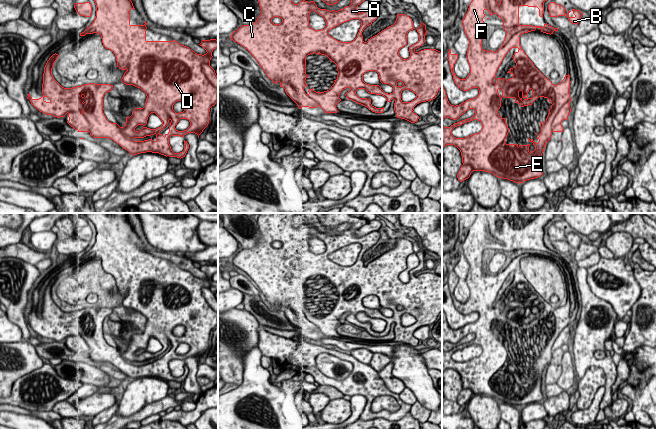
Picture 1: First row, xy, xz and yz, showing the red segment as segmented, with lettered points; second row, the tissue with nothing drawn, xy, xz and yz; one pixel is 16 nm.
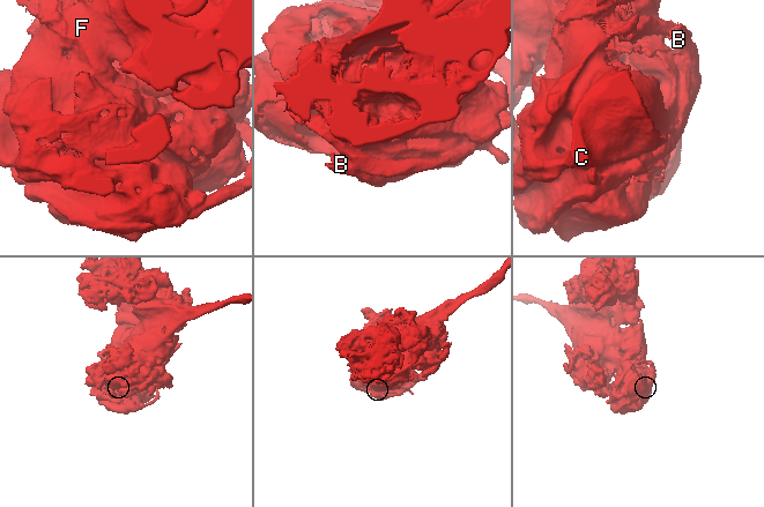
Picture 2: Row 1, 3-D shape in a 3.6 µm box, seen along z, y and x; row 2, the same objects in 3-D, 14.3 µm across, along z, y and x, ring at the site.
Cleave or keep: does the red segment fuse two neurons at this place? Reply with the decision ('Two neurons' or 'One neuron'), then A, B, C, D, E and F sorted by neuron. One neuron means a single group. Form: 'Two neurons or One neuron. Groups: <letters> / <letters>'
Two neurons. Groups: A C D E F / B

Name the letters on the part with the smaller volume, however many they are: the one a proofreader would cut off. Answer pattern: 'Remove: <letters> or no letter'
Remove: B

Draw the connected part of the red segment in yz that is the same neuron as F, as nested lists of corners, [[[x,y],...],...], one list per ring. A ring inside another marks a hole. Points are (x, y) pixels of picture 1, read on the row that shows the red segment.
[[[472,0],[462,23],[464,32],[469,39],[467,60],[470,73],[465,79],[460,79],[454,73],[454,64],[458,54],[448,51],[448,61],[455,84],[463,91],[477,88],[477,97],[468,99],[459,105],[451,105],[446,91],[442,86],[442,120],[446,117],[457,120],[469,109],[474,109],[475,114],[468,119],[454,123],[450,127],[442,125],[442,150],[446,145],[457,147],[462,156],[463,165],[471,165],[474,171],[492,173],[498,178],[508,179],[515,183],[535,179],[543,175],[541,158],[545,146],[553,132],[563,132],[561,123],[552,125],[560,108],[571,100],[570,75],[554,85],[546,78],[525,54],[520,45],[520,37],[524,33],[535,31],[537,28],[546,34],[558,31],[549,24],[541,26],[520,25],[519,7],[537,7],[539,16],[543,17],[544,2],[547,0]],[[484,11],[491,15],[496,14],[503,20],[503,29],[506,36],[502,46],[496,51],[487,51],[482,48],[482,31],[484,28]],[[512,48],[519,50],[514,53],[513,59],[516,66],[507,73],[513,76],[506,80],[497,78],[497,70],[504,57]],[[539,97],[544,97],[552,104],[545,122],[541,122],[541,133],[537,137],[538,143],[528,139],[535,146],[534,151],[529,151],[528,145],[506,144],[505,139],[509,133],[506,119],[502,118],[498,110],[502,98],[514,98],[515,103],[521,107],[532,105]],[[478,120],[482,124],[479,133],[465,138],[456,138],[452,130],[464,123]]]

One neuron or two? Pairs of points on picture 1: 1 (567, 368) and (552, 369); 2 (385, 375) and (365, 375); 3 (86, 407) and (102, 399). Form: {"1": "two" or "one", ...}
{"1": "two", "2": "two", "3": "one"}

